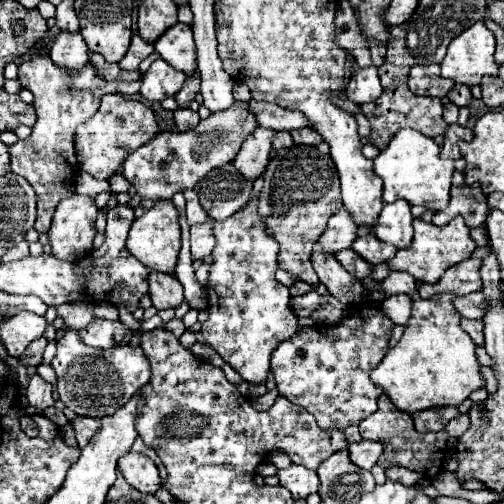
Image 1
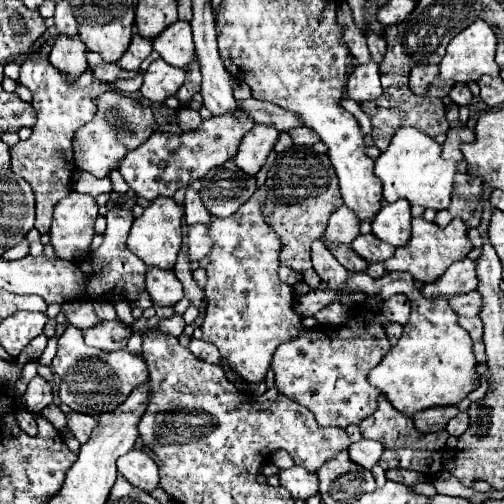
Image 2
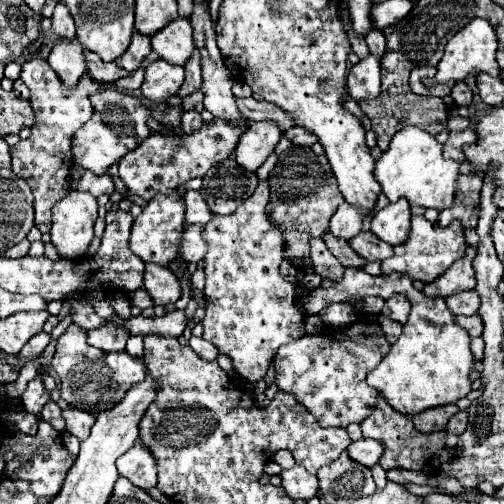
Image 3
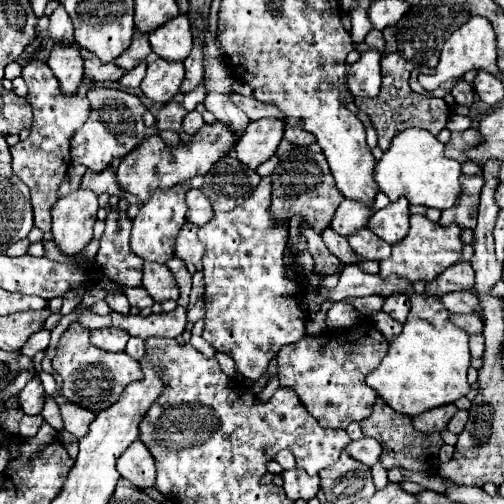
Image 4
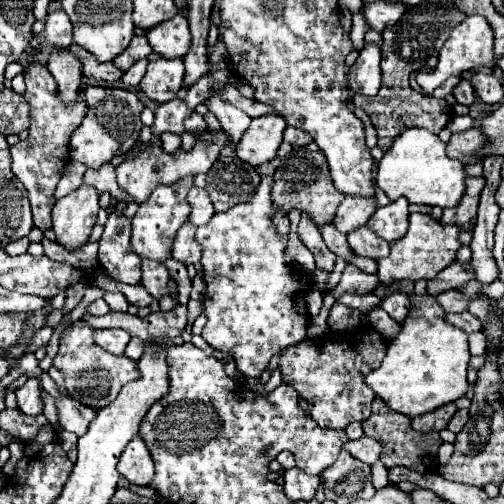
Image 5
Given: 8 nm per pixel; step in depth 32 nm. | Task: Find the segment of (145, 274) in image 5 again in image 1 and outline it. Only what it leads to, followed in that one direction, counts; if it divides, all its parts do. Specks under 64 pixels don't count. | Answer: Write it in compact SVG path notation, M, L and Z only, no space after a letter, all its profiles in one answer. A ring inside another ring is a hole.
M150 272L148 276L148 286L150 286L150 298L154 308L176 308L184 300L182 284L174 274L166 272Z

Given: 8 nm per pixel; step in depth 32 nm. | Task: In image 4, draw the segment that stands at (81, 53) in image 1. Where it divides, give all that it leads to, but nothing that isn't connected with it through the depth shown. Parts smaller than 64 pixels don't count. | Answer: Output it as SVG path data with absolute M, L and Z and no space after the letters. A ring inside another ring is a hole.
M54 48L48 58L48 66L52 68L64 96L74 96L84 80L84 66L80 64L80 56L76 56L76 48Z

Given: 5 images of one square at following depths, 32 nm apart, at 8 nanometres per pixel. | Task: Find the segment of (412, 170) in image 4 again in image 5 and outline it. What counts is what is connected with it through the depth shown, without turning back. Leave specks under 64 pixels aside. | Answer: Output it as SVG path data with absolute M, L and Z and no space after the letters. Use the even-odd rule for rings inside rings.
M424 128L404 130L392 144L392 148L378 162L378 186L390 200L406 196L412 204L430 204L440 208L452 208L466 192L466 172L460 160L446 156L446 144Z

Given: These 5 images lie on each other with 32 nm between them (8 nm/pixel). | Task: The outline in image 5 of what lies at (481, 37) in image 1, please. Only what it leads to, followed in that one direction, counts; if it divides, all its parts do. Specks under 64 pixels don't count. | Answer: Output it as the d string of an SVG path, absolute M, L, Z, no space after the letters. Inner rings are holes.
M472 14L472 16L466 16L460 24L456 24L452 28L450 38L444 42L444 46L440 50L438 66L434 68L434 72L420 74L418 76L418 84L422 86L422 90L426 90L426 94L430 94L448 76L460 76L462 72L476 70L478 66L490 66L490 68L494 68L494 60L492 60L492 28L488 26L488 22L486 22L484 16Z

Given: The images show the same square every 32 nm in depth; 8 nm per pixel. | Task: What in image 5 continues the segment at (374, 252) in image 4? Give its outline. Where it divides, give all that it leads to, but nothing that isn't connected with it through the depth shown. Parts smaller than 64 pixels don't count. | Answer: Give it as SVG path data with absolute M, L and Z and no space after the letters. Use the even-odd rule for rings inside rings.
M360 226L360 228L352 230L348 234L348 244L356 254L368 256L374 260L388 256L388 248L390 248L390 244L384 238L376 236L368 226Z

